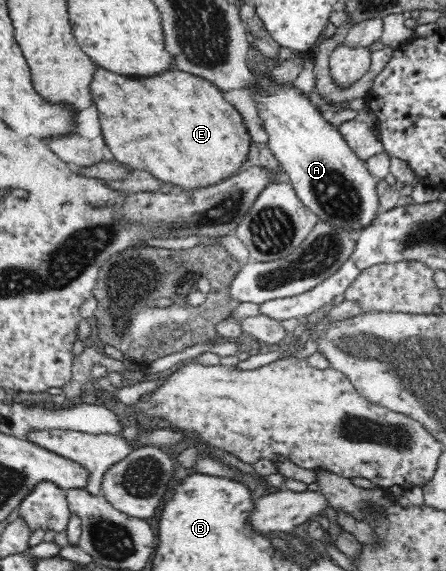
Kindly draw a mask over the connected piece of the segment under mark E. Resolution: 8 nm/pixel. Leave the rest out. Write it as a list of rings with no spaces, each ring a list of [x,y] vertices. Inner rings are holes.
[[[98,68],[90,88],[92,88],[90,92],[92,92],[93,102],[97,105],[98,112],[100,113],[99,119],[102,125],[102,137],[105,139],[105,145],[108,145],[108,147],[112,149],[111,152],[116,155],[116,161],[126,163],[129,168],[132,167],[132,169],[150,171],[156,179],[160,179],[166,184],[172,184],[178,191],[186,192],[218,185],[218,183],[222,183],[229,177],[238,173],[245,164],[252,141],[248,135],[246,126],[244,126],[244,119],[235,109],[234,105],[226,101],[226,98],[223,97],[223,93],[212,82],[206,79],[196,77],[191,73],[186,73],[177,68],[168,71],[168,73],[164,73],[164,75],[156,75],[156,77],[148,77],[148,79],[124,77],[122,75],[117,75],[117,73],[108,72],[106,69]]]

